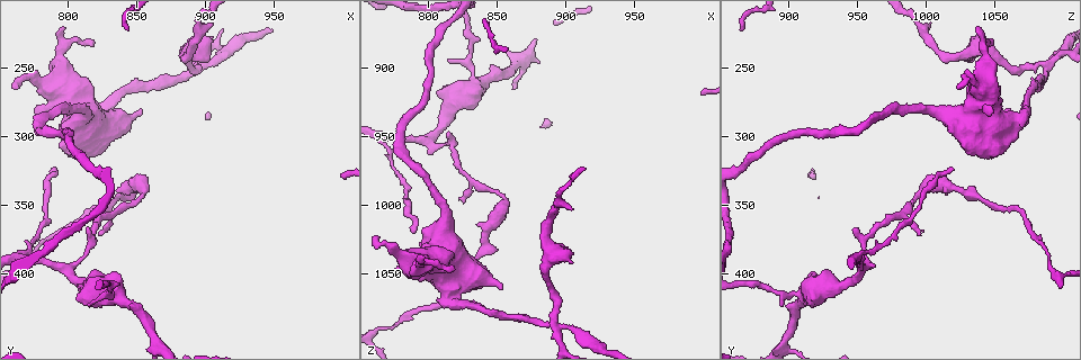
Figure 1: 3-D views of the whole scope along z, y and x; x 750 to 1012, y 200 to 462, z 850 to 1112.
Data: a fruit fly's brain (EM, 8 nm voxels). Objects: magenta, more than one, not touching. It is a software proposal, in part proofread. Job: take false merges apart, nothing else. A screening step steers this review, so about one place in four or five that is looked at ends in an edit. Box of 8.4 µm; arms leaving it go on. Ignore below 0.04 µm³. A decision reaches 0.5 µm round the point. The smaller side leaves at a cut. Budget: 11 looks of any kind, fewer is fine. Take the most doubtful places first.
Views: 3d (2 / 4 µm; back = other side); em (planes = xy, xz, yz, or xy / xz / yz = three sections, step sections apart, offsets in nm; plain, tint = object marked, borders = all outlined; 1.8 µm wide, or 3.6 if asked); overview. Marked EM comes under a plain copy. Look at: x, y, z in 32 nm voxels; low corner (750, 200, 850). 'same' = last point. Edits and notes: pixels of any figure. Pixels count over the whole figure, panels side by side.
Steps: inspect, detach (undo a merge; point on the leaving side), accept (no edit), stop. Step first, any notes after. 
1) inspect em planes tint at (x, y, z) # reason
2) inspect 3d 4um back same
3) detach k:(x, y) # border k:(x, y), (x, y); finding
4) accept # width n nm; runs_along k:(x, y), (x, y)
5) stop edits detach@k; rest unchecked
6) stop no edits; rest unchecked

inspect 3d 2um at (892, 250, 1088) # four arms meet

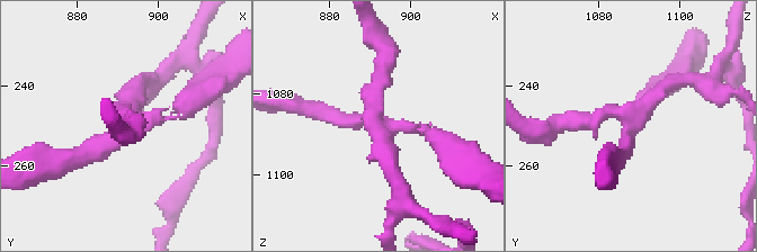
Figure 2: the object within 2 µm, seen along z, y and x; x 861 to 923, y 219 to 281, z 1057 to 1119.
inspect em planes tint at (891, 250, 1087) # arms 4; shape alone is not enough

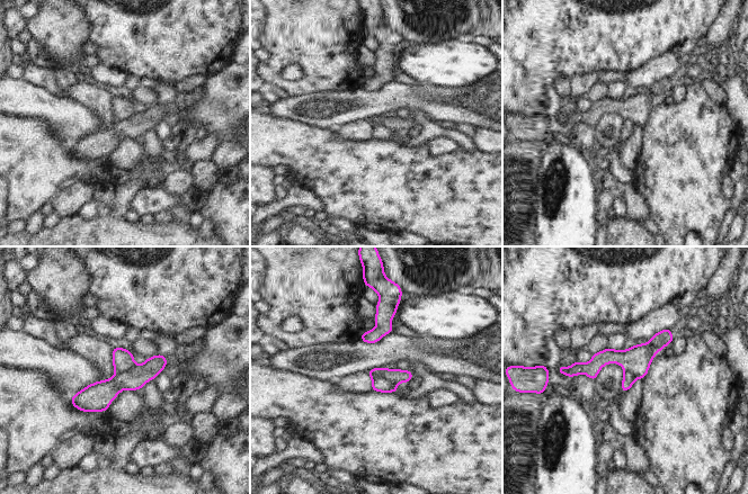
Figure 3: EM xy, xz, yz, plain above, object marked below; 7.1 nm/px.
detach 3:(380, 385) # width 180 nm; border 3:(371, 375), (395, 384); two neurons meet here

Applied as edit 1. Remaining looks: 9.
inspect overview

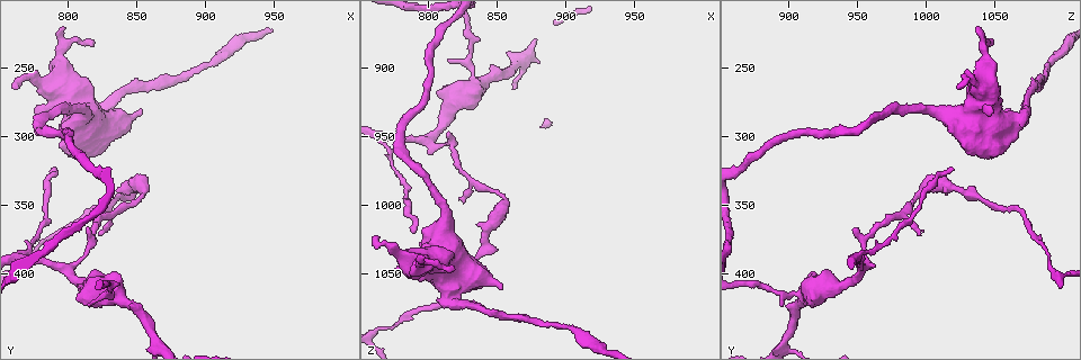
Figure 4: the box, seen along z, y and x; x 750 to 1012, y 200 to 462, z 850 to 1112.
inspect 3d 4um at (812, 290, 1058) # four arms meet

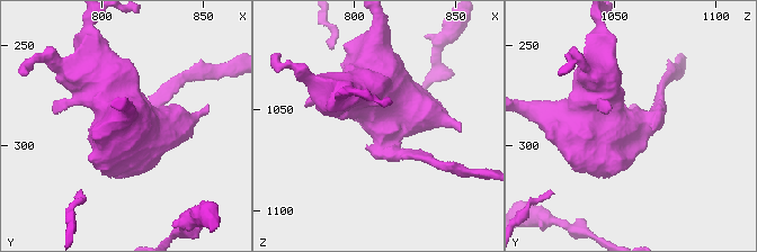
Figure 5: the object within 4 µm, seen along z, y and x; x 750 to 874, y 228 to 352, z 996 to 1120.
inspect em xz step 8 tint at (813, 288, 1057) # arms 4

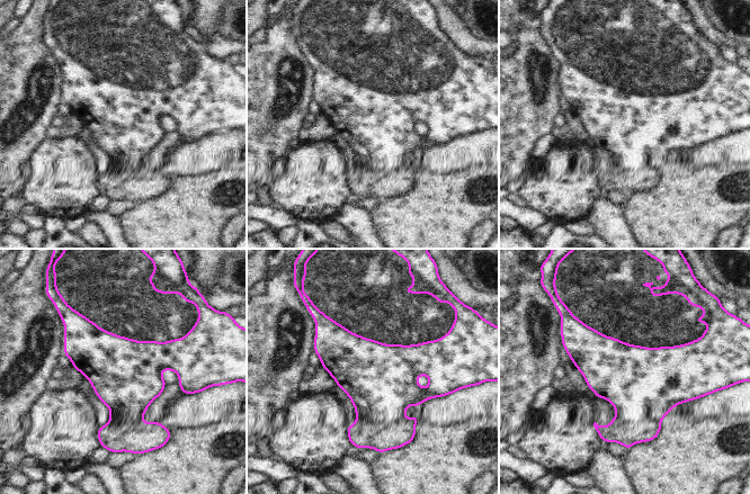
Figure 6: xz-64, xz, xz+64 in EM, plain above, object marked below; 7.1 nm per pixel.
inspect em planes tint same # cut it another way

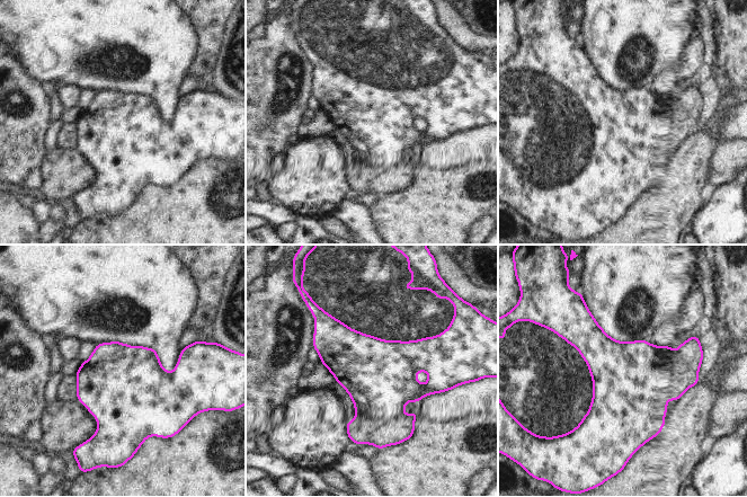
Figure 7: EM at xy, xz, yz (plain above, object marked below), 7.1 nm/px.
accept # continuous, no second neuron

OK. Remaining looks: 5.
inspect em 3.6um planes tint at (802, 398, 954) # arms part here

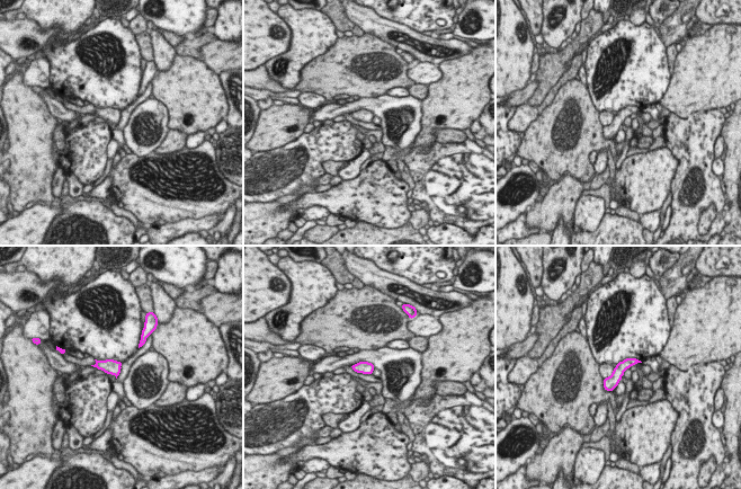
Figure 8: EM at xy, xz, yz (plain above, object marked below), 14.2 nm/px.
accept # width 170 nm; runs_along 8:(633, 361), (617, 373), (608, 388); all the same neuron

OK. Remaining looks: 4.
inspect 3d 4um back at (832, 414, 914) # three-way junction

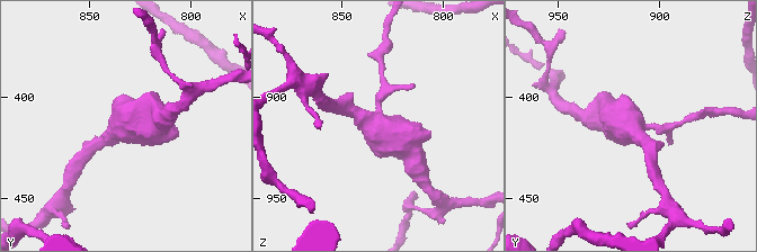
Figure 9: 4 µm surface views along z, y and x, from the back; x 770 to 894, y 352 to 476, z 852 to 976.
inspect em 3.6um xz step 4 tint at (833, 416, 913) # arms 3; now the EM

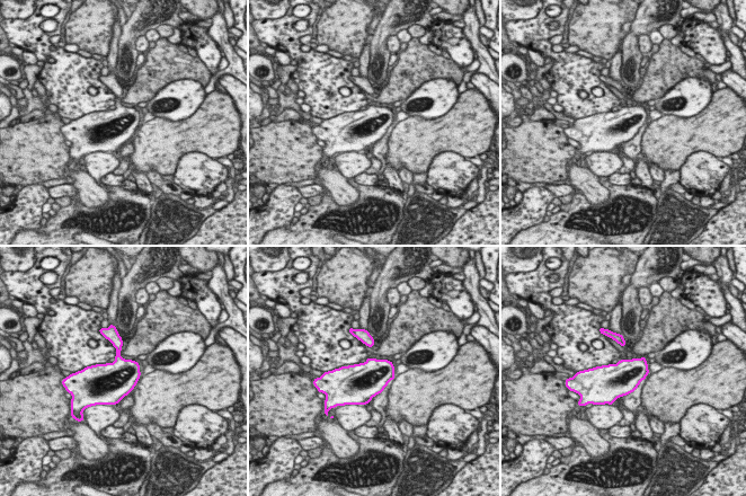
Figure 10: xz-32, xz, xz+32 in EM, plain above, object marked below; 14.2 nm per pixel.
accept # width 480 nm; continuous, no second neuron

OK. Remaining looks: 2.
stop edits detach@3; rest unchecked

